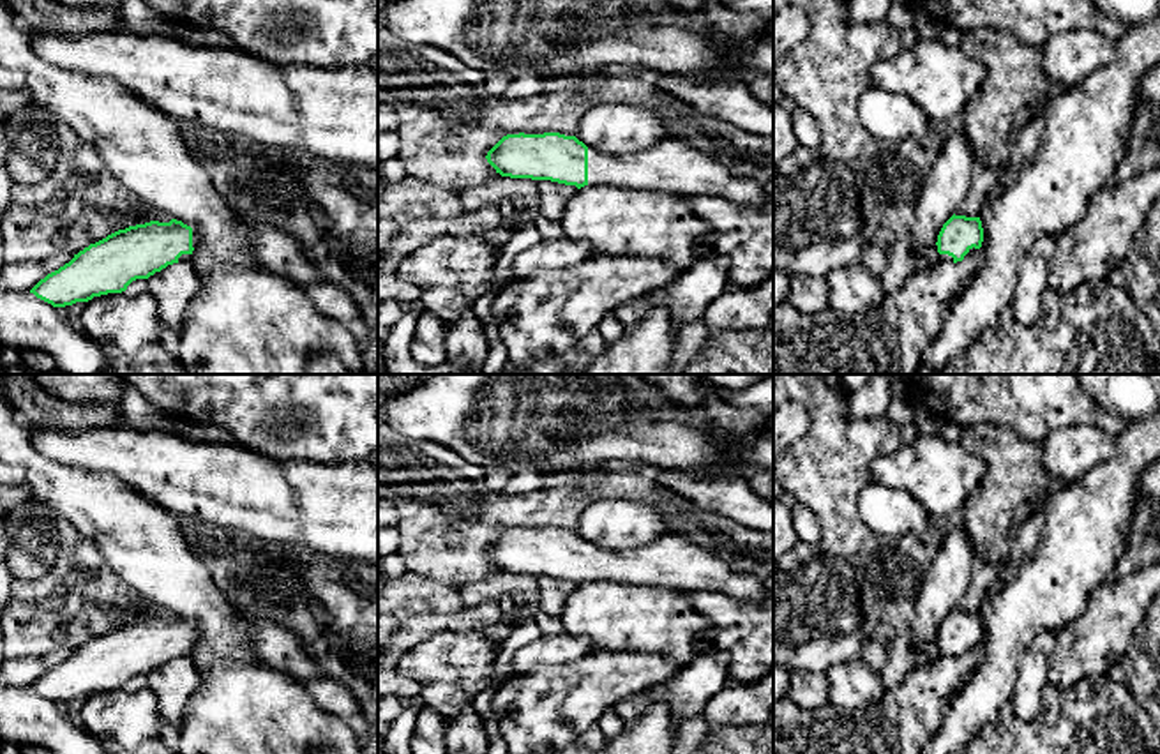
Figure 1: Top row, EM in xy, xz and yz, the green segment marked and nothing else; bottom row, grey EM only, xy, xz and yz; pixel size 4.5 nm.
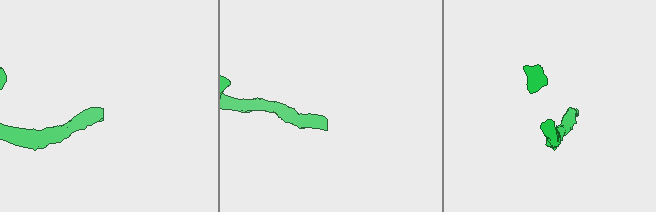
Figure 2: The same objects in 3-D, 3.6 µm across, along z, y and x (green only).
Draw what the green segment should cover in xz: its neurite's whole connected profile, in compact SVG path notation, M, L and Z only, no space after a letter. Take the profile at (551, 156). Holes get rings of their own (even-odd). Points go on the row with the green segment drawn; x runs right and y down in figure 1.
M560 132L507 134L486 155L501 177L565 185L618 185L678 196L720 196L740 205L773 203L763 184L733 175L719 159L664 138L634 154L602 154Z

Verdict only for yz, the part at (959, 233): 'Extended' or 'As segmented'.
Extended

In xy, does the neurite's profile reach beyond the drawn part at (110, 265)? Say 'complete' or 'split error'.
split error

